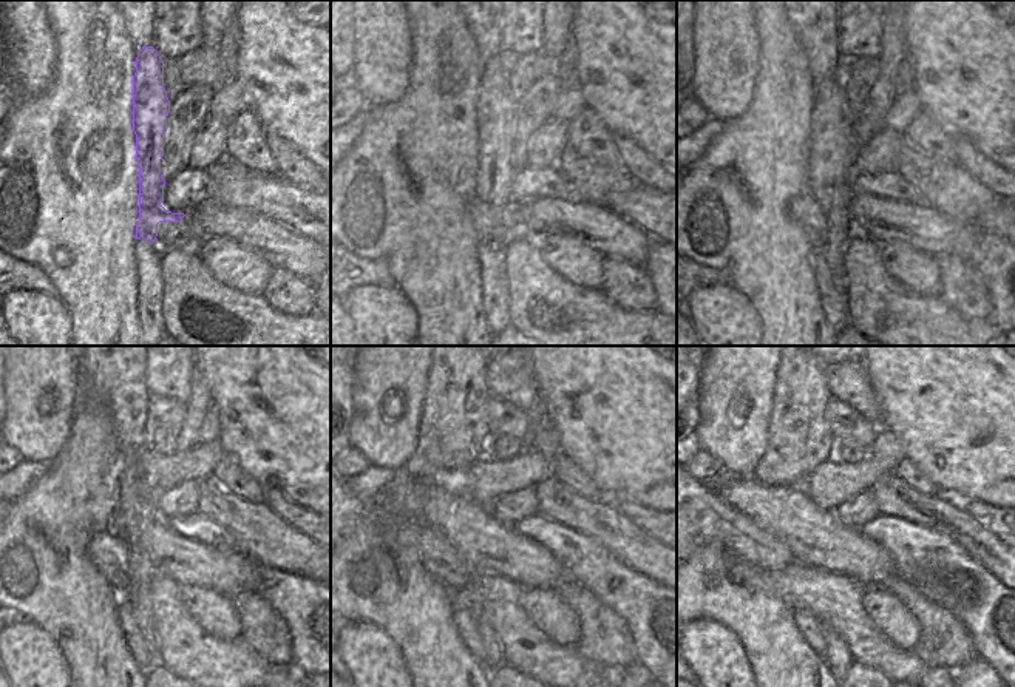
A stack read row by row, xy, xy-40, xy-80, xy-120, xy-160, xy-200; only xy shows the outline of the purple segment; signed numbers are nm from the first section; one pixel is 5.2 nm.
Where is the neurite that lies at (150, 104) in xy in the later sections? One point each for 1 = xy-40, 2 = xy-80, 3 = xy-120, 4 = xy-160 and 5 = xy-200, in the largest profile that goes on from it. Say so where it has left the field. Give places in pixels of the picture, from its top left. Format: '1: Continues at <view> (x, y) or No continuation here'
1: Continues at xy-40 (490, 209)
2: Continues at xy-80 (833, 147)
3: Continues at xy-120 (135, 499)
4: Continues at xy-160 (493, 655)
5: Continues at xy-200 (836, 656).

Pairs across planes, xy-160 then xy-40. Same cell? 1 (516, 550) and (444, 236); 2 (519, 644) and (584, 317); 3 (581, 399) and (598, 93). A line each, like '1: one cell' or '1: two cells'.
1: two cells
2: one cell
3: one cell

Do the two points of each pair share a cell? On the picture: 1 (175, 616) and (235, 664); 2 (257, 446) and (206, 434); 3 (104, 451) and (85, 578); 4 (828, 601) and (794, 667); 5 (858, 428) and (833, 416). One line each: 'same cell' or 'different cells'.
1: same cell
2: different cells
3: same cell
4: different cells
5: same cell

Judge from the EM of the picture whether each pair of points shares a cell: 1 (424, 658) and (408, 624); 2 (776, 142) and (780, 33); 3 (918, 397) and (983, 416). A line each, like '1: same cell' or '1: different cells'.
1: same cell
2: same cell
3: same cell

